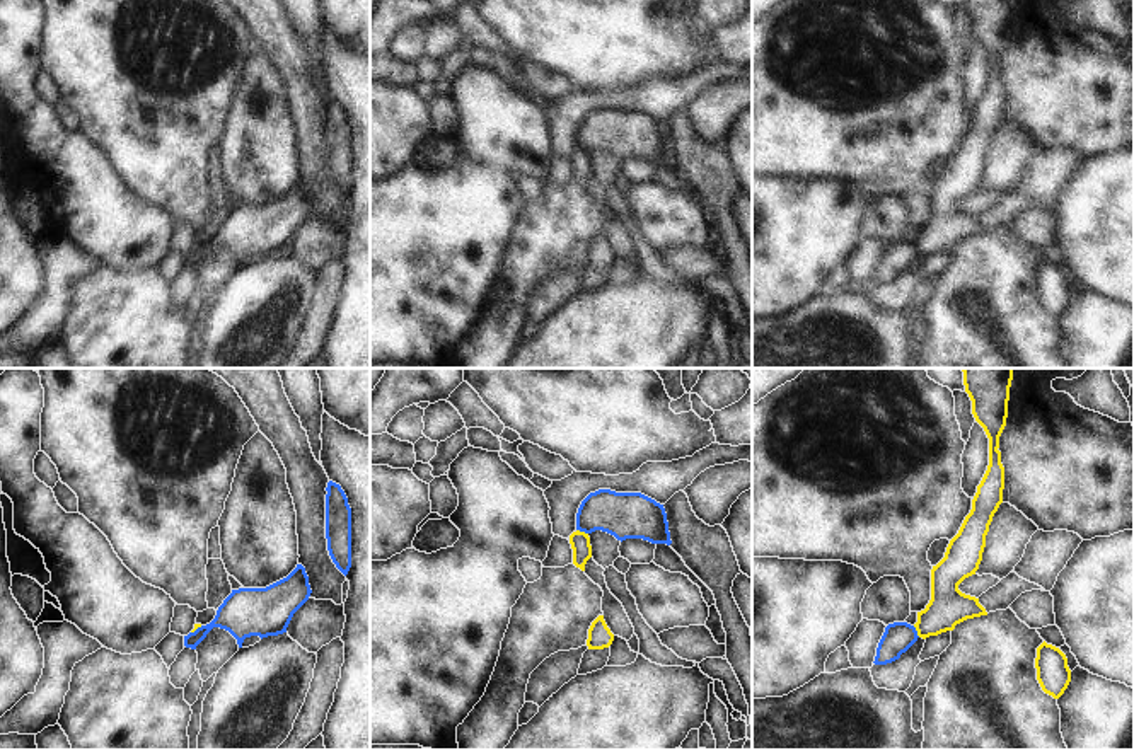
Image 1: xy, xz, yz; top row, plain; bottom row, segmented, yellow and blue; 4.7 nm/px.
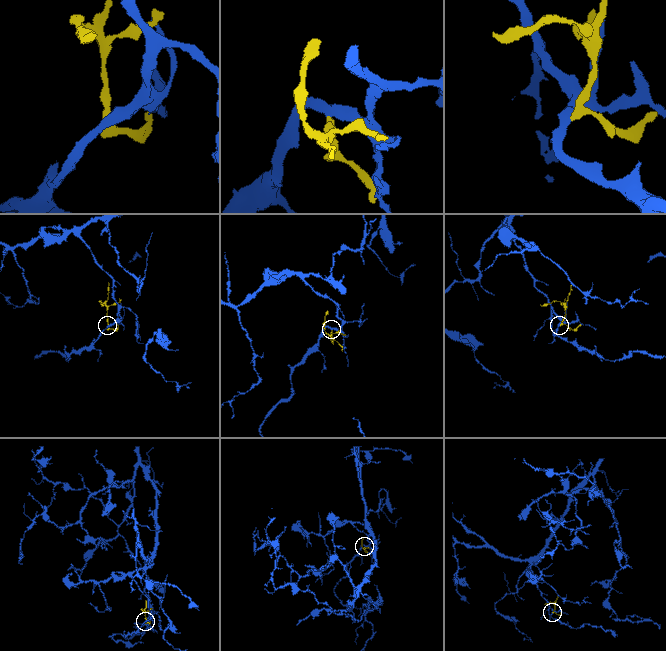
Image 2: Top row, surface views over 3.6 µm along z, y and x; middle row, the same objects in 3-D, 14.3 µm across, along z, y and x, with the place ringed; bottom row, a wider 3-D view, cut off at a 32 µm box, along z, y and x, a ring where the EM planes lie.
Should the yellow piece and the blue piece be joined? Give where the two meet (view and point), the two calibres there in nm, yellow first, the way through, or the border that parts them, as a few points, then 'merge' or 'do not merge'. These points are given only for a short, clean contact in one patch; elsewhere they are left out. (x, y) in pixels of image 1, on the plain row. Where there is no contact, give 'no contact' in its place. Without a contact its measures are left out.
meets yellow in xz at (582, 150); 100 nm thick on the yellow side, 220 nm on the other; border along xz (577, 147), (587, 152); do not merge

